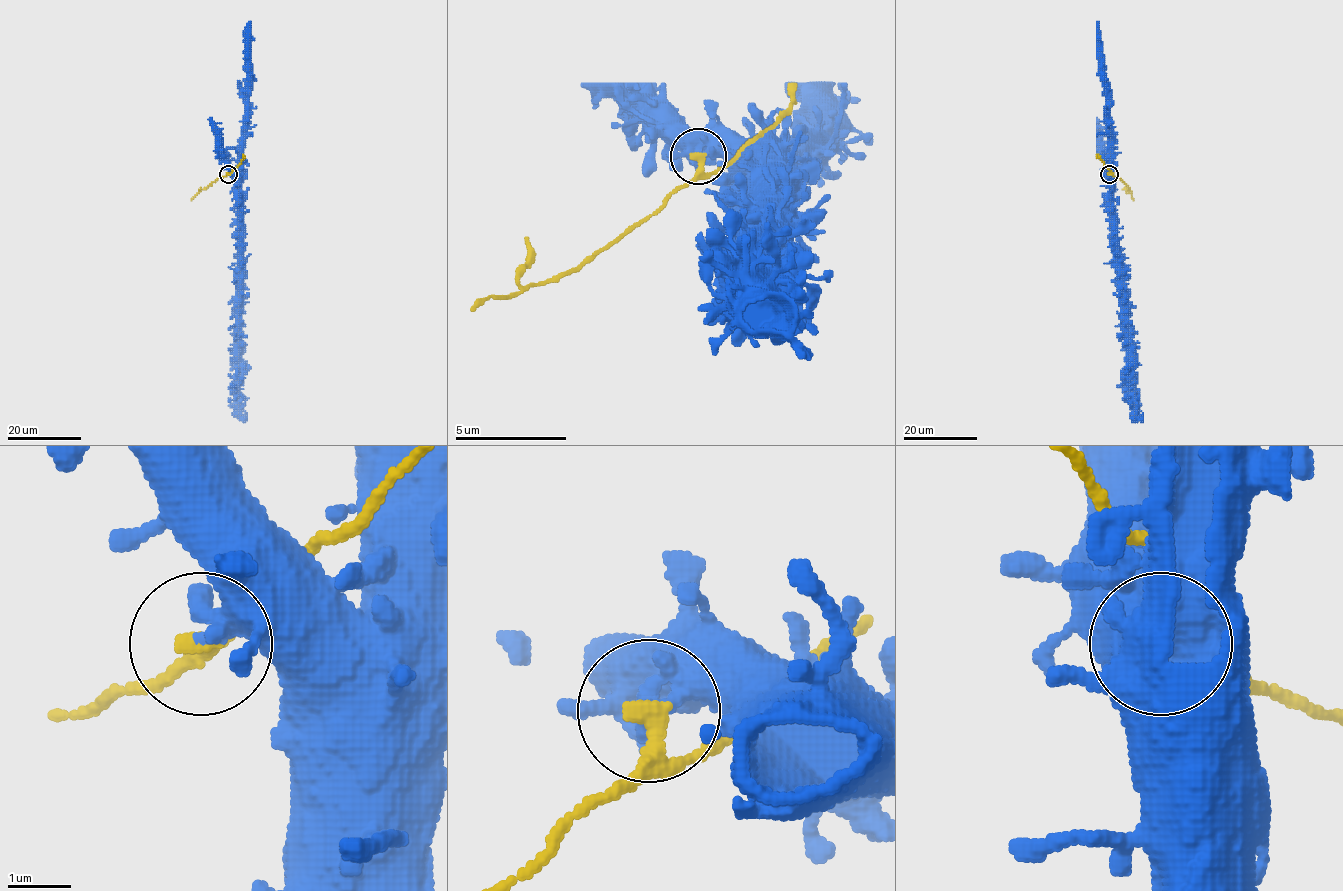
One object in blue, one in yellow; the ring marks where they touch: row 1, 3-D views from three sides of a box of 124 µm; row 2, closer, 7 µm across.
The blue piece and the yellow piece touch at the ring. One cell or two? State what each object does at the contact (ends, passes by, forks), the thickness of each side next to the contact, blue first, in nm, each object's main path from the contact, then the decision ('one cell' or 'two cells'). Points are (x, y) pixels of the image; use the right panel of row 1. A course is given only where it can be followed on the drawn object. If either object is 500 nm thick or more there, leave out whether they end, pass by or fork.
blue passes by | yellow passes by | 280/240 nm | blue via (1109, 174), (1118, 288), (1125, 295), (1126, 323), (1133, 347), (1133, 395), (1137, 416), (1142, 419) | yellow via (1109, 174), (1127, 186), (1134, 201) | two cells

